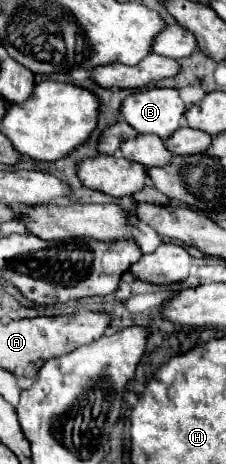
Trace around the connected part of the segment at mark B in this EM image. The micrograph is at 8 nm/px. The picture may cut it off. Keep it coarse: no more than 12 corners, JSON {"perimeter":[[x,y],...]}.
{"perimeter":[[176,89],[130,93],[120,113],[138,133],[168,139],[186,105]]}

